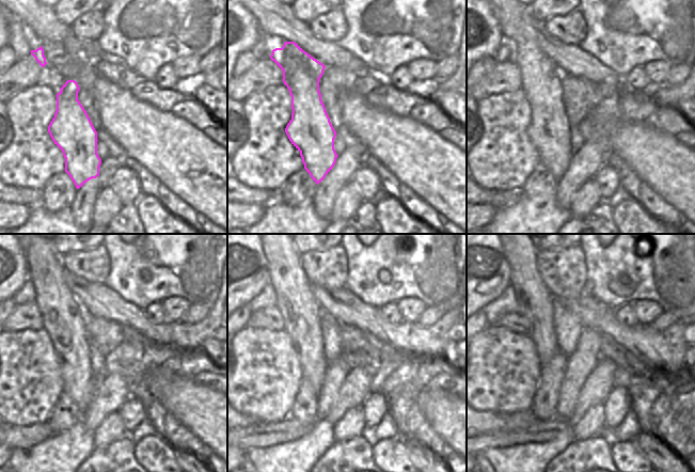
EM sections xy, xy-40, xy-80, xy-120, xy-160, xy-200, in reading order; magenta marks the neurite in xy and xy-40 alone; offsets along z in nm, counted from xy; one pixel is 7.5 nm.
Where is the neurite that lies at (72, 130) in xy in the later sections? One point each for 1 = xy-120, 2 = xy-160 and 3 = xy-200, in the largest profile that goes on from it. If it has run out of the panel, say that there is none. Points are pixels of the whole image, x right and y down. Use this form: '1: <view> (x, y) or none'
1: xy-120 (63, 317)
2: xy-160 (301, 313)
3: xy-200 (534, 299)

